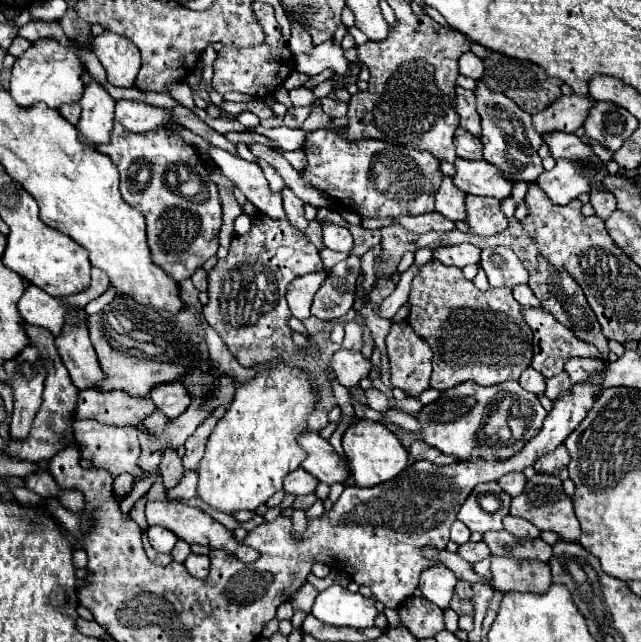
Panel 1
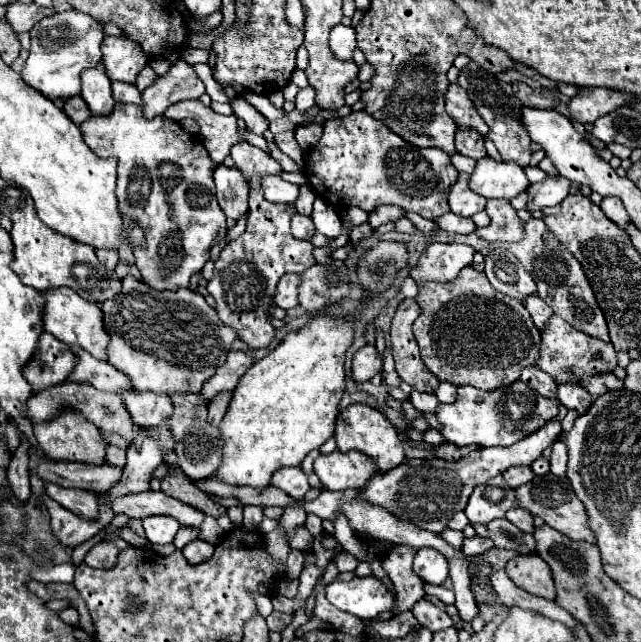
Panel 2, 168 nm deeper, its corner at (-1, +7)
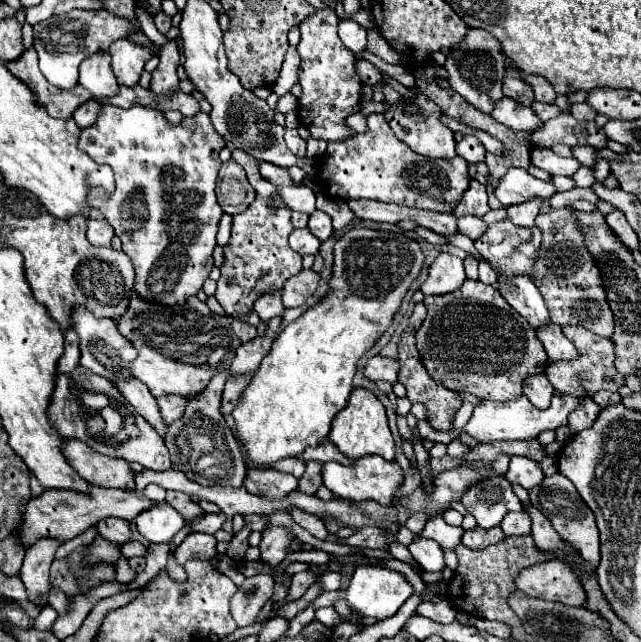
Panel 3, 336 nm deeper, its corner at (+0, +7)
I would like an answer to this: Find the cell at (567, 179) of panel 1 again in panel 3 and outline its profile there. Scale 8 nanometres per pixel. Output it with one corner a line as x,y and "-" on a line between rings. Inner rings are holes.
533,199
533,201
521,203
521,205
511,205
507,209
507,219
513,221
513,225
517,225
517,227
533,227
541,203
543,203
543,199

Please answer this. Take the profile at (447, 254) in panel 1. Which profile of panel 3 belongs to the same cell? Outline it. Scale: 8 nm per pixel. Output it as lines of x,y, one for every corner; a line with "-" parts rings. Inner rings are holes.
441,253
433,261
429,269
429,277
423,283
421,291
423,295
445,295
457,291
457,287
461,287
463,281
465,281
463,259
453,257
449,253

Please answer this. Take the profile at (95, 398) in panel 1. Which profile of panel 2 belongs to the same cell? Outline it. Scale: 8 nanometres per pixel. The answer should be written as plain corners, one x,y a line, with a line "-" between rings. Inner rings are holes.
126,389
126,391
120,391
120,397
132,421
138,425
144,425
144,427
156,425
156,423
162,423
162,419
172,415
172,401
168,395

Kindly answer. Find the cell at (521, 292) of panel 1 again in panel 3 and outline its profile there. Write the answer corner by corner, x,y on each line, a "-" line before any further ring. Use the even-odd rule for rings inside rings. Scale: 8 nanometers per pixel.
551,323
547,327
543,327
541,331
537,331
539,341
543,343
545,351
547,351
547,361
573,361
577,359
577,349
573,347
573,343
561,333
561,327

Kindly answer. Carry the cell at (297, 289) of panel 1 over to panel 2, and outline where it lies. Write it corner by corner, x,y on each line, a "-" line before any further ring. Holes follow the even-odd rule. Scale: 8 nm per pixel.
288,273
280,279
274,297
278,307
292,309
298,305
298,281
300,281
300,273

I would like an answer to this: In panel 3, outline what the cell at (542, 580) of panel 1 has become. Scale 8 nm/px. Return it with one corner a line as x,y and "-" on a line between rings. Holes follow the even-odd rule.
559,559
523,569
517,577
517,589
525,595
545,601
559,601
569,607
585,605
587,601
581,581
573,569

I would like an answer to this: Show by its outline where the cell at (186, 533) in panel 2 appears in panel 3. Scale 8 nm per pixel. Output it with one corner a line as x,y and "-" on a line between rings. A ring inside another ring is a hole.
209,513
207,517
201,517
201,519
195,519
195,521
189,521
193,523
193,531
205,531
205,533
215,533
223,527
227,515
225,513

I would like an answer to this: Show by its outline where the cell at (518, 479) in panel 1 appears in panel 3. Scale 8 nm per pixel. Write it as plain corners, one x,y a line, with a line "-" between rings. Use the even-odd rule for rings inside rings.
513,457
509,463
509,471
505,473
505,479
509,483
519,483
523,489
531,489
535,485
541,485
543,481
543,469
537,461
531,461
527,457

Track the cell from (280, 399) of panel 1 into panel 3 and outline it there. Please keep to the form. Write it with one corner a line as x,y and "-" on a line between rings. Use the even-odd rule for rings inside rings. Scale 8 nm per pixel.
353,227
341,235
333,247
333,275
325,297
309,307
299,319
289,323
275,339
269,355
261,361
257,375
243,391
235,411
239,439
243,441
251,461
267,465
285,457
295,457
305,447
315,447
331,431
333,417
347,407
353,389
353,375
357,361
379,341
379,337
393,323
411,283
419,277
423,267
423,251
415,239
393,231
375,231
367,227

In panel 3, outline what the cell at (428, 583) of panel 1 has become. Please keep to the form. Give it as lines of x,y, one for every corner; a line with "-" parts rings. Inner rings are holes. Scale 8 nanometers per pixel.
417,537
411,541
411,545
407,547
413,555
413,559
425,569
425,571
441,571
445,567
443,561
443,551
439,547
439,543
435,543
433,539
423,539

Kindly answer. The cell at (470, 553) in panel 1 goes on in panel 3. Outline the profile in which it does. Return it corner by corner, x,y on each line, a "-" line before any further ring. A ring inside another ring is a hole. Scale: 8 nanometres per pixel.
475,527
471,531
465,531
463,535
463,543
469,547
469,549
485,549
497,541
501,541
505,537
505,533
501,531
501,527
493,527
493,529
481,529
481,527

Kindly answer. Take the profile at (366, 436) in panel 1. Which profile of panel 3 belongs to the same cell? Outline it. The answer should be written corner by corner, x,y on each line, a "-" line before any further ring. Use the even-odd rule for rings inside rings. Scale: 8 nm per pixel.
353,389
349,397
349,405
333,419
329,439
351,459
359,459
365,455
381,455
387,461
395,459
393,435
387,425
387,415
383,403
369,389

